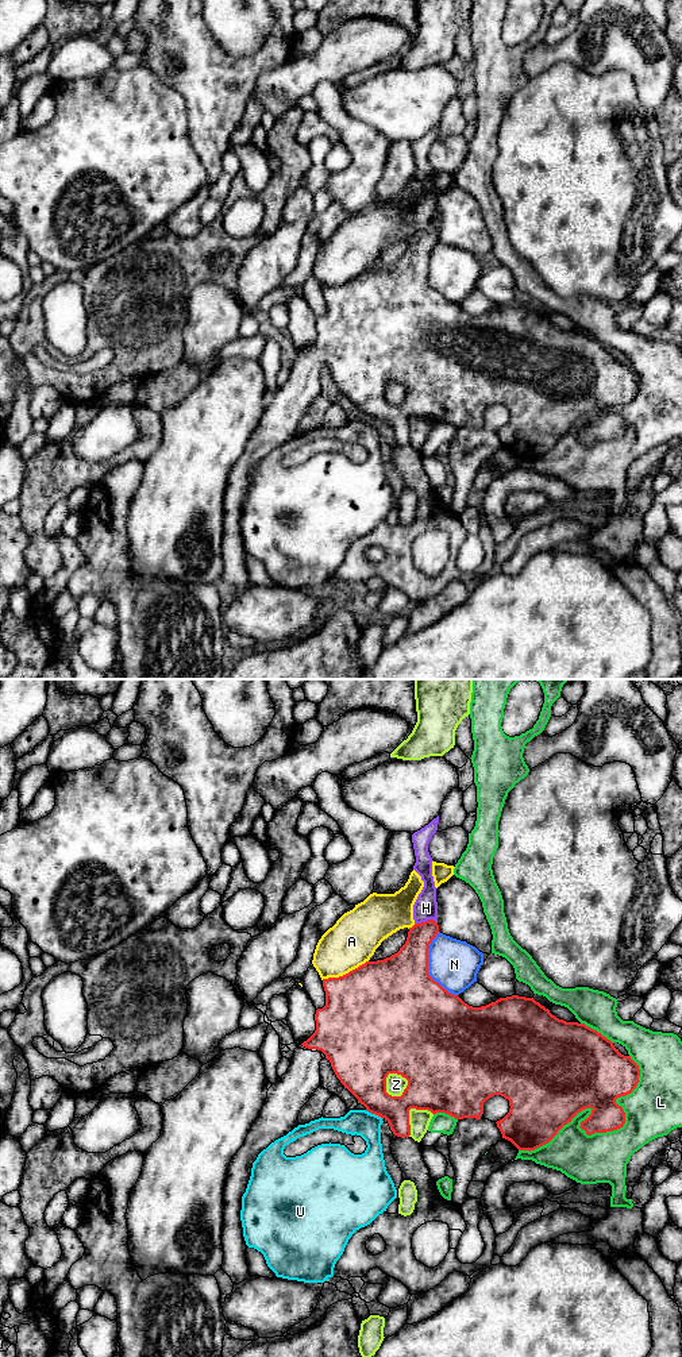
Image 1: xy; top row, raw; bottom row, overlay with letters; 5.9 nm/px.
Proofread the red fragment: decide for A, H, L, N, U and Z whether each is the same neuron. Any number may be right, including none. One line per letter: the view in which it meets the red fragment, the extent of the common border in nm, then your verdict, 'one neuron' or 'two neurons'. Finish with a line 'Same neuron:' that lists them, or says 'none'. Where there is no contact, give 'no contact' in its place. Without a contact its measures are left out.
A: xy | 300 nm | two neurons
H: xy | 140 nm | two neurons
L: xy | 900 nm | two neurons
N: xy | 400 nm | two neurons
U: xy | 120 nm | two neurons
Z: xy | 170 nm | two neurons
Same neuron: none

